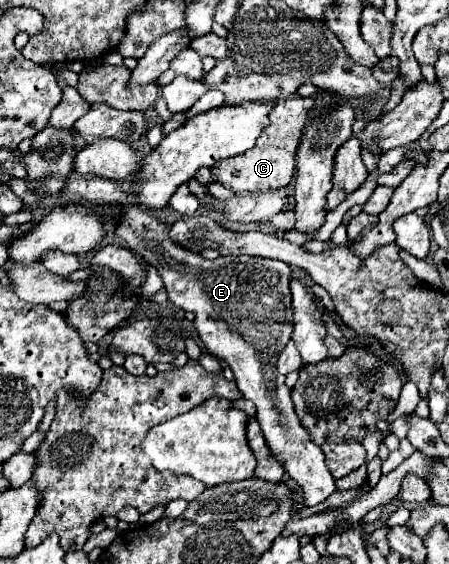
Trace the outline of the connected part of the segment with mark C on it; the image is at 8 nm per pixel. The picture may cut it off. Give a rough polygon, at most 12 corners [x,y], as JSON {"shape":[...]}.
{"shape":[[279,99],[255,147],[211,167],[235,191],[287,187],[313,99]]}

